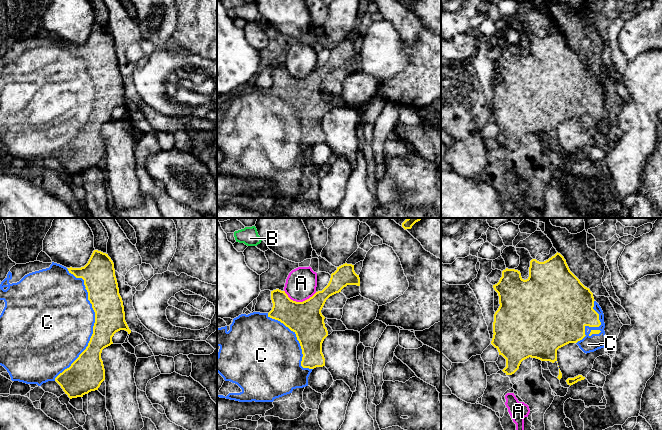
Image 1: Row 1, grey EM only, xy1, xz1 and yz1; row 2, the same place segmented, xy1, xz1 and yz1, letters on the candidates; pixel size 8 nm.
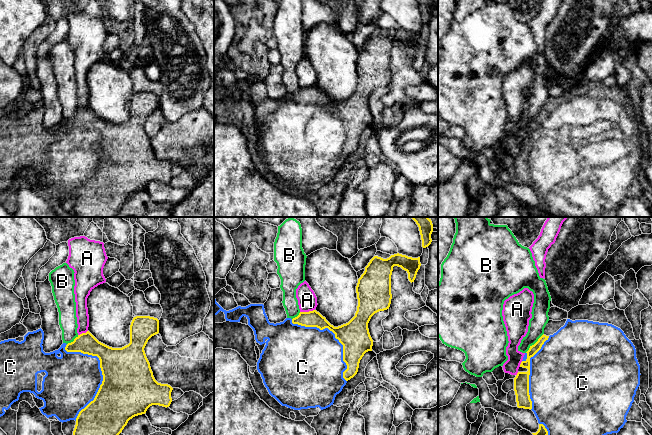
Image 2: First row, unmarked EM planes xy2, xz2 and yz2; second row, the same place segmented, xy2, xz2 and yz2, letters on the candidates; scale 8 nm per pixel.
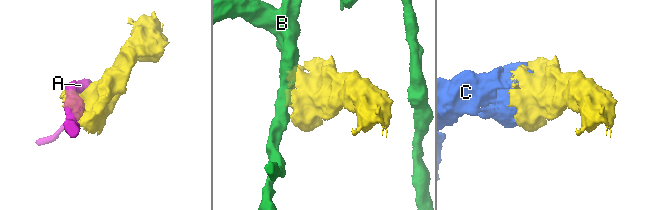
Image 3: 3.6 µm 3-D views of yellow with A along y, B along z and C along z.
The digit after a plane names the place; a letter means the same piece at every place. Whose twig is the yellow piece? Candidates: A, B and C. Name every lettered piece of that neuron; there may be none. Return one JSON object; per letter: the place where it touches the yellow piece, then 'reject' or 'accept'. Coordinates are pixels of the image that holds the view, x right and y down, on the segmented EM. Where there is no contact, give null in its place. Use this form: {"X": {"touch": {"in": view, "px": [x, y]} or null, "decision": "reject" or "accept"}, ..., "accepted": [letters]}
{"A": {"touch": {"in": "xz1", "px": [299, 302]}, "decision": "reject"}, "B": {"touch": {"in": "yz2", "px": [535, 343]}, "decision": "reject"}, "C": {"touch": {"in": "xy1", "px": [94, 323]}, "decision": "accept"}, "accepted": ["C"]}

